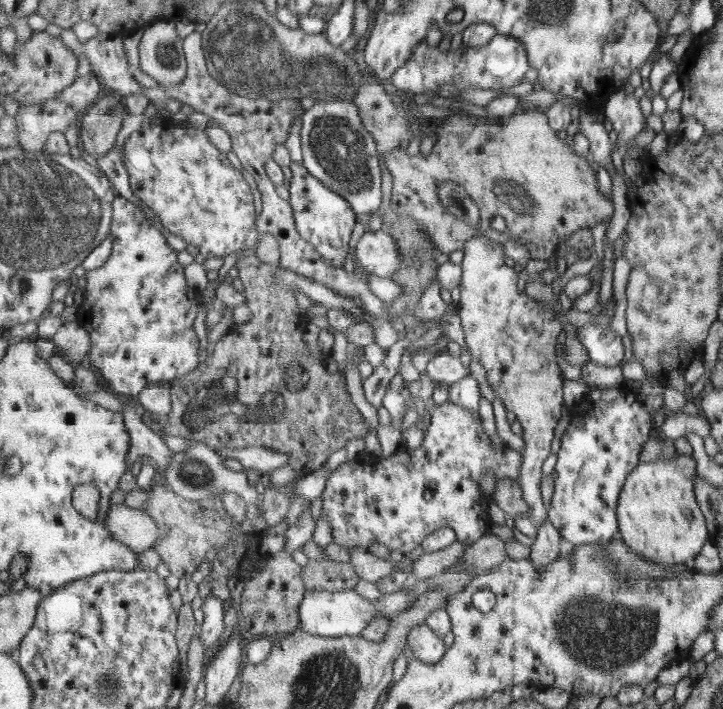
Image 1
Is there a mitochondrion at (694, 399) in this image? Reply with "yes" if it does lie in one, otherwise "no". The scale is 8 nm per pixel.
no

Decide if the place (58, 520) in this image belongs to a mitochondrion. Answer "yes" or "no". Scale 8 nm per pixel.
no

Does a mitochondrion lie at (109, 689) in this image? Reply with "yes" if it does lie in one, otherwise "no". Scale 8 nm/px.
yes

